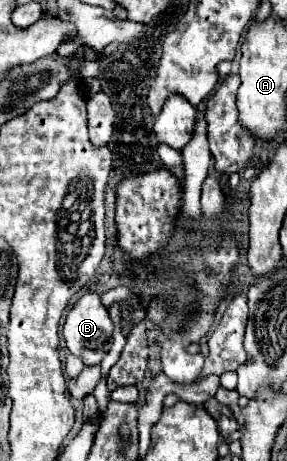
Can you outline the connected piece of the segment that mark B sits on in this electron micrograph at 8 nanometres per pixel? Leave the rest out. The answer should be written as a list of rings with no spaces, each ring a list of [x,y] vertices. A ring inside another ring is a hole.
[[[86,293],[72,305],[62,335],[66,339],[66,347],[70,349],[70,353],[80,357],[86,365],[96,365],[104,359],[104,355],[112,347],[112,319],[108,315],[108,309],[102,305],[98,293]]]

